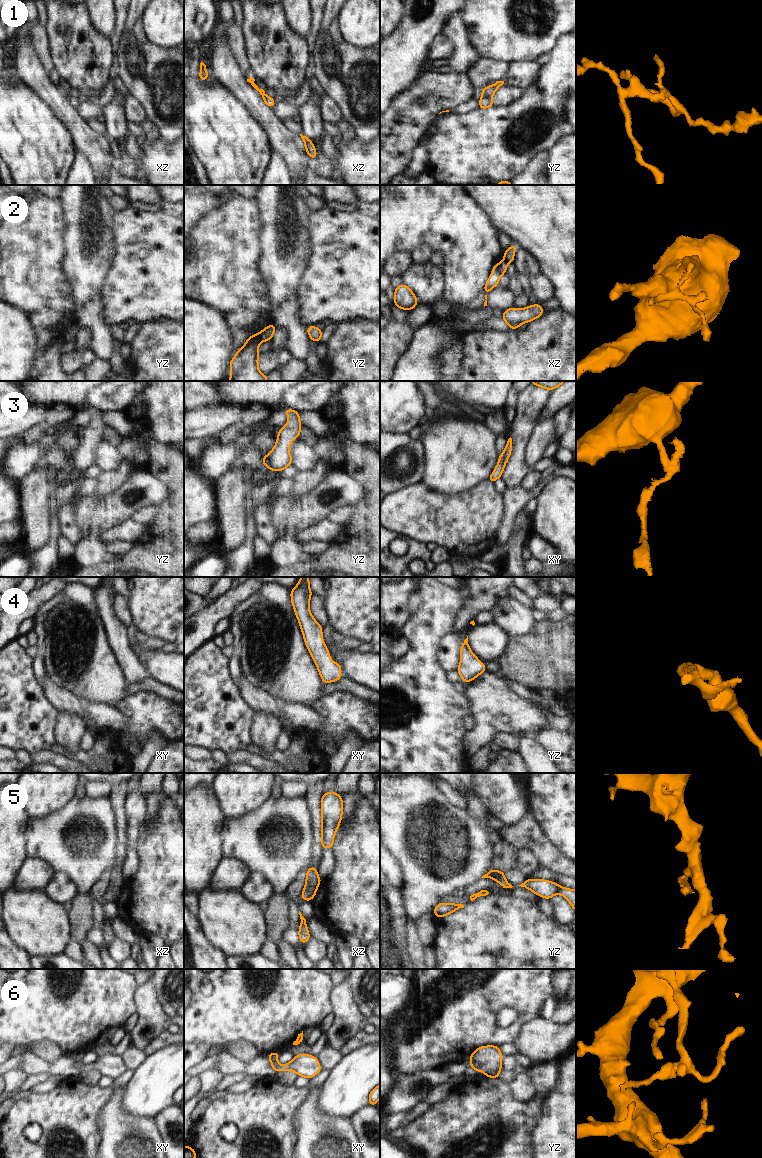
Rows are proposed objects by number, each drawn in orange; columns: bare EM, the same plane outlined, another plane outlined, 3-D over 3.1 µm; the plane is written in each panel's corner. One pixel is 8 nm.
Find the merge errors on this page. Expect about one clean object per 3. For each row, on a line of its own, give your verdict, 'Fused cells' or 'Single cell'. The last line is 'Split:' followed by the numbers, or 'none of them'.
1: Fused cells
2: Fused cells
3: Fused cells
4: Single cell
5: Single cell
6: Fused cells
Split: 1, 2, 3, 6

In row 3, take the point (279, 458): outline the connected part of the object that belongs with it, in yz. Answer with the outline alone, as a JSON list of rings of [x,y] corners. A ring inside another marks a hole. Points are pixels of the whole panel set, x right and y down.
[[[285,409],[283,412],[288,415],[289,420],[286,426],[277,432],[277,442],[270,454],[270,471],[283,471],[292,464],[292,454],[288,453],[288,447],[292,445],[293,438],[300,436],[302,428],[300,413],[293,409]]]

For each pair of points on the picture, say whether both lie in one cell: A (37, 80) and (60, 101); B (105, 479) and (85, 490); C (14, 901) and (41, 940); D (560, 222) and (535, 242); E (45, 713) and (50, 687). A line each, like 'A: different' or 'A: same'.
A: same
B: different
C: same
D: same
E: different

